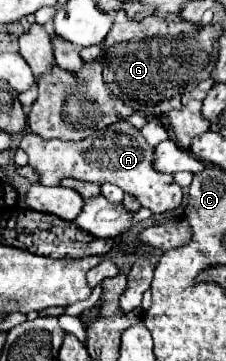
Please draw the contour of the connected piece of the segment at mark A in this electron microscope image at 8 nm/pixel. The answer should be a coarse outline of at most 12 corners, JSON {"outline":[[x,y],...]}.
{"outline":[[121,120],[79,142],[25,134],[43,186],[115,184],[153,214],[183,198]]}

